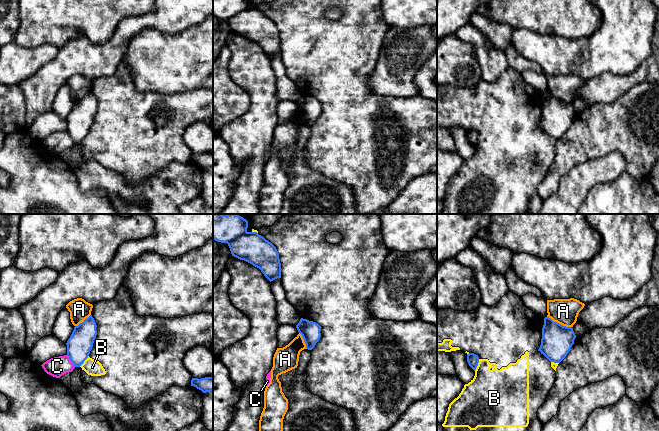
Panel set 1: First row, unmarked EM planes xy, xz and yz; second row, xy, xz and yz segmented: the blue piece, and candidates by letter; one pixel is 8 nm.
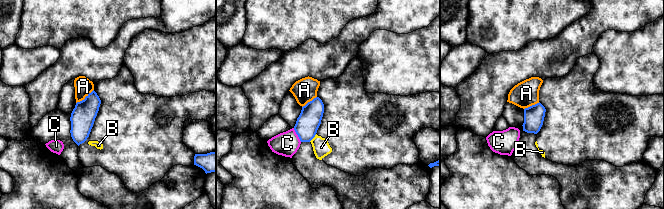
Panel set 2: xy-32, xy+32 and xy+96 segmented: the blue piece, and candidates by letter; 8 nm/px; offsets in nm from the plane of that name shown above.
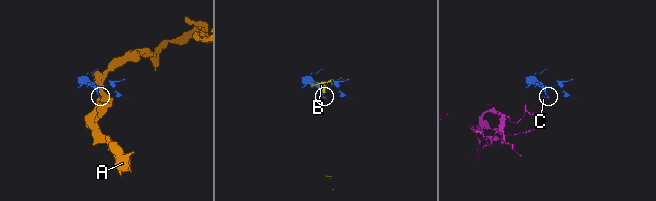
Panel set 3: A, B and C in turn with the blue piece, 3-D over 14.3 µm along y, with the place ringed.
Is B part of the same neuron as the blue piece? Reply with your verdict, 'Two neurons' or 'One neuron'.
Two neurons

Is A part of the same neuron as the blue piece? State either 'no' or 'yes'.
yes

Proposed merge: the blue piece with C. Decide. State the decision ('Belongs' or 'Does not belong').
Does not belong

